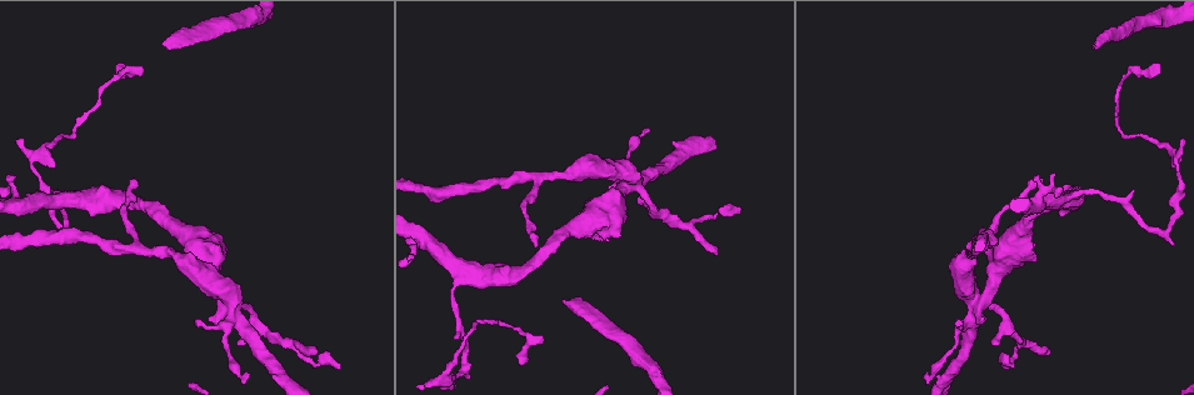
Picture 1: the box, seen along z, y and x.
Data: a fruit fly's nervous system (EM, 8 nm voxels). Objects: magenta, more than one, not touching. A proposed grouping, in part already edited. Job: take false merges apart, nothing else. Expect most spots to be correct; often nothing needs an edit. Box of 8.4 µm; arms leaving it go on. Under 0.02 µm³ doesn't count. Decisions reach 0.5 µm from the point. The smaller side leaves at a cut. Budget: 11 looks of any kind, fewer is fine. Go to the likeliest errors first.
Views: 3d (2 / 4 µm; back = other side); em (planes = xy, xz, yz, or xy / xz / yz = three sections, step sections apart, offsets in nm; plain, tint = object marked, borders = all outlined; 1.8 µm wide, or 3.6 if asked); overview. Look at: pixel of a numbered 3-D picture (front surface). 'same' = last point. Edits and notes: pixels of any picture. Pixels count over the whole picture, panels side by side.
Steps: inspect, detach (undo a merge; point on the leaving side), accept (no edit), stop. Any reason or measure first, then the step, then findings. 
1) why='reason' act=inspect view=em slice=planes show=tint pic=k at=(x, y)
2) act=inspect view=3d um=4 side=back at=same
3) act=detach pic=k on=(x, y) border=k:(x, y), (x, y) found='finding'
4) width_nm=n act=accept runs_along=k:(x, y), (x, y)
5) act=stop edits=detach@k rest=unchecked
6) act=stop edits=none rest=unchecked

why='narrows sharply' act=inspect view=em slice=xz step=16 show=tint pic=1 at=(230, 304)

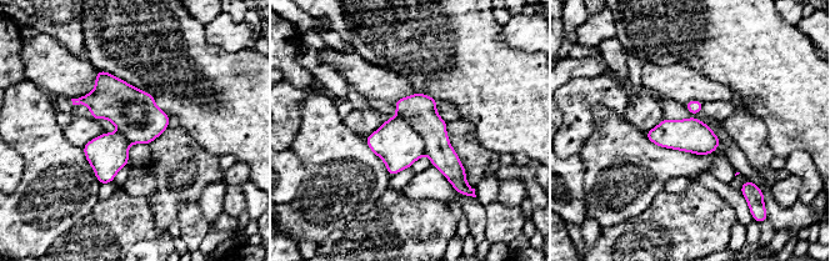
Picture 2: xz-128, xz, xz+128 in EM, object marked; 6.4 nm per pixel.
why='another direction' act=inspect view=em slice=planes show=tint at=same

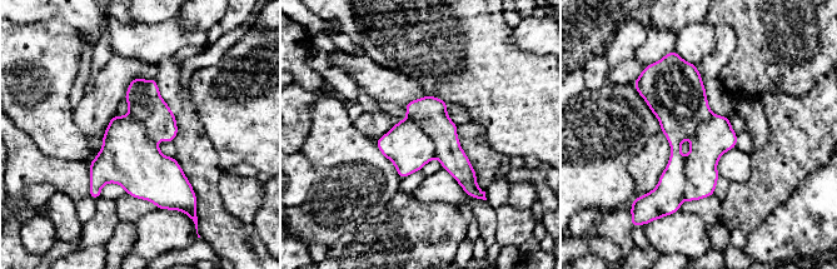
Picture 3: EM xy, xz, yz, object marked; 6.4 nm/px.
act=detach pic=3 on=(429, 113) found='two neurons meet here'

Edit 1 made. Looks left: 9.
why='calibre changes' act=inspect view=em um=3.6 slice=yz step=8 show=borders pic=1 at=(180, 231)

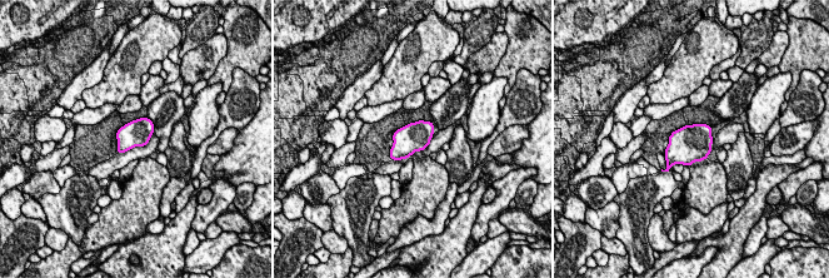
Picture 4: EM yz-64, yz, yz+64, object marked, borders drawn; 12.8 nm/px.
act=accept found='continuous, no second neuron'

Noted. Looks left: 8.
why='thin arm on a thick one' act=inspect view=3d um=2 side=back pic=1 at=(1075, 202)

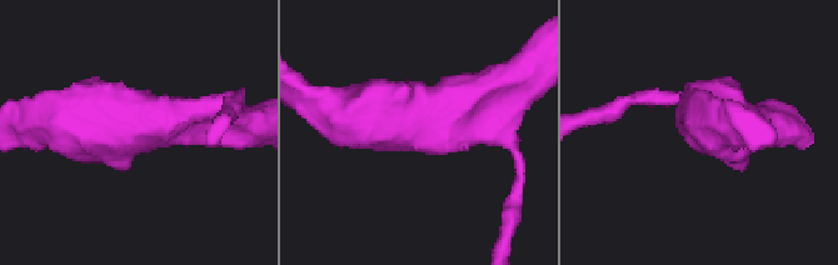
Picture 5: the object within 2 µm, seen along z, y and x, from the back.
act=inspect view=em slice=planes show=tint pic=5 at=(452, 116)

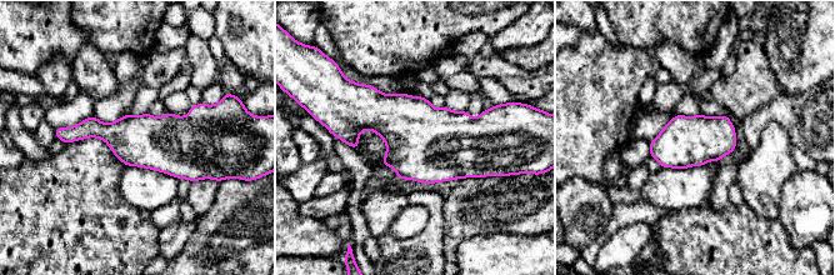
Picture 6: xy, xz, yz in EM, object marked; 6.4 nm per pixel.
act=accept found='continuous, no second neuron'

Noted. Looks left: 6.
act=inspect view=3d um=2 pic=1 at=(527, 339)

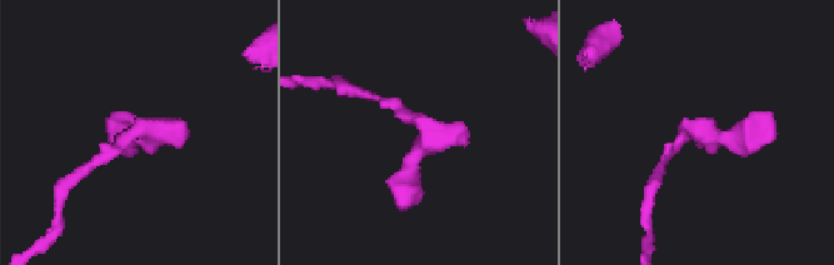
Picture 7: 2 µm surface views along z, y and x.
act=inspect view=em slice=planes show=borders pic=7 at=(689, 129)

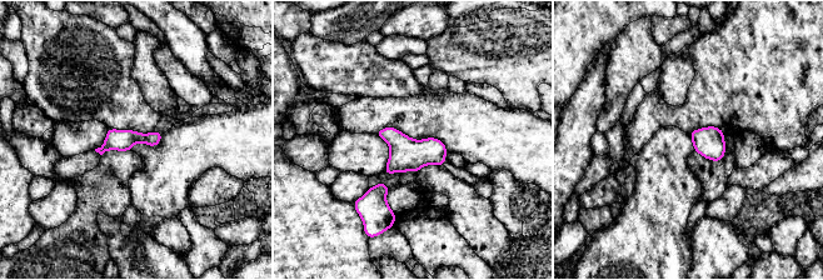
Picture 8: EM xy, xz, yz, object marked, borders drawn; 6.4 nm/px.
act=accept found='continuous, no second neuron'

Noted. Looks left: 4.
act=stop edits=detach@3 rest=unchecked

